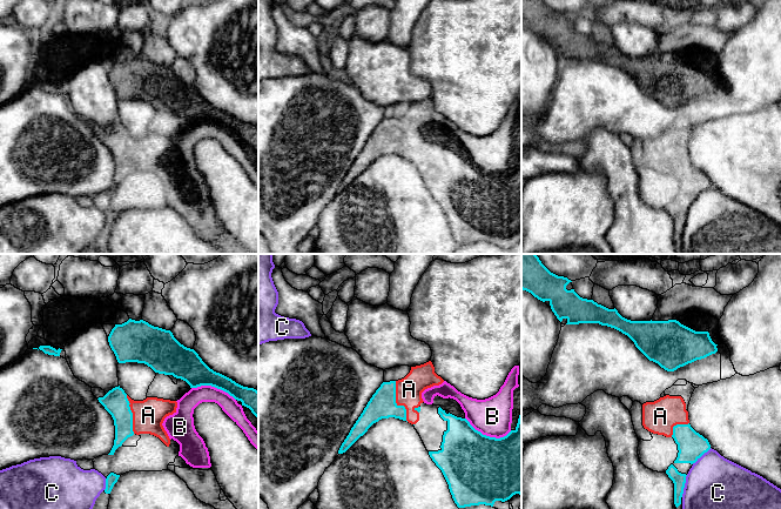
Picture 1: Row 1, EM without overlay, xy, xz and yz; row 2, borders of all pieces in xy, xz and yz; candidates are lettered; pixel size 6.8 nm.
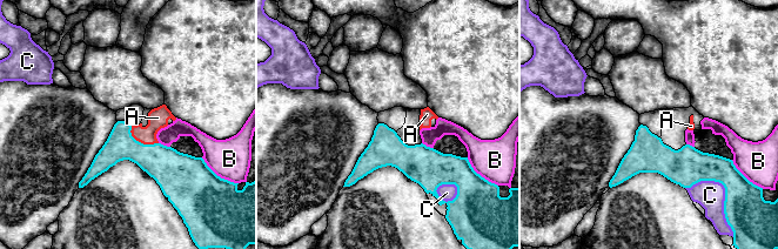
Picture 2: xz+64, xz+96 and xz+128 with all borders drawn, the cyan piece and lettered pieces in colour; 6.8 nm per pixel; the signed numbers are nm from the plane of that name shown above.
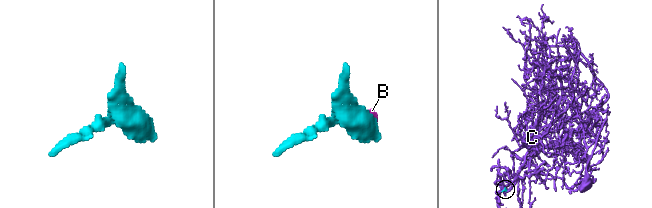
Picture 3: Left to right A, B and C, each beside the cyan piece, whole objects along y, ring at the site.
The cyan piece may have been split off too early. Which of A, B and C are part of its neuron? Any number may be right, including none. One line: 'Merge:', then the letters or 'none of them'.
Merge: A, B

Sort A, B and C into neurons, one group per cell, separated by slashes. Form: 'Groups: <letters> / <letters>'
Groups: A B / C

